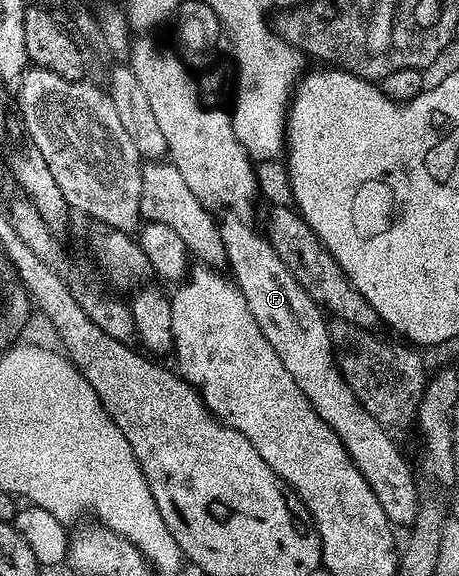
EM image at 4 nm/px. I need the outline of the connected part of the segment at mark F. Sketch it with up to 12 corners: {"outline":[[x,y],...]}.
{"outline":[[238,213],[218,225],[257,328],[387,519],[421,497],[392,431],[335,365],[324,311]]}

